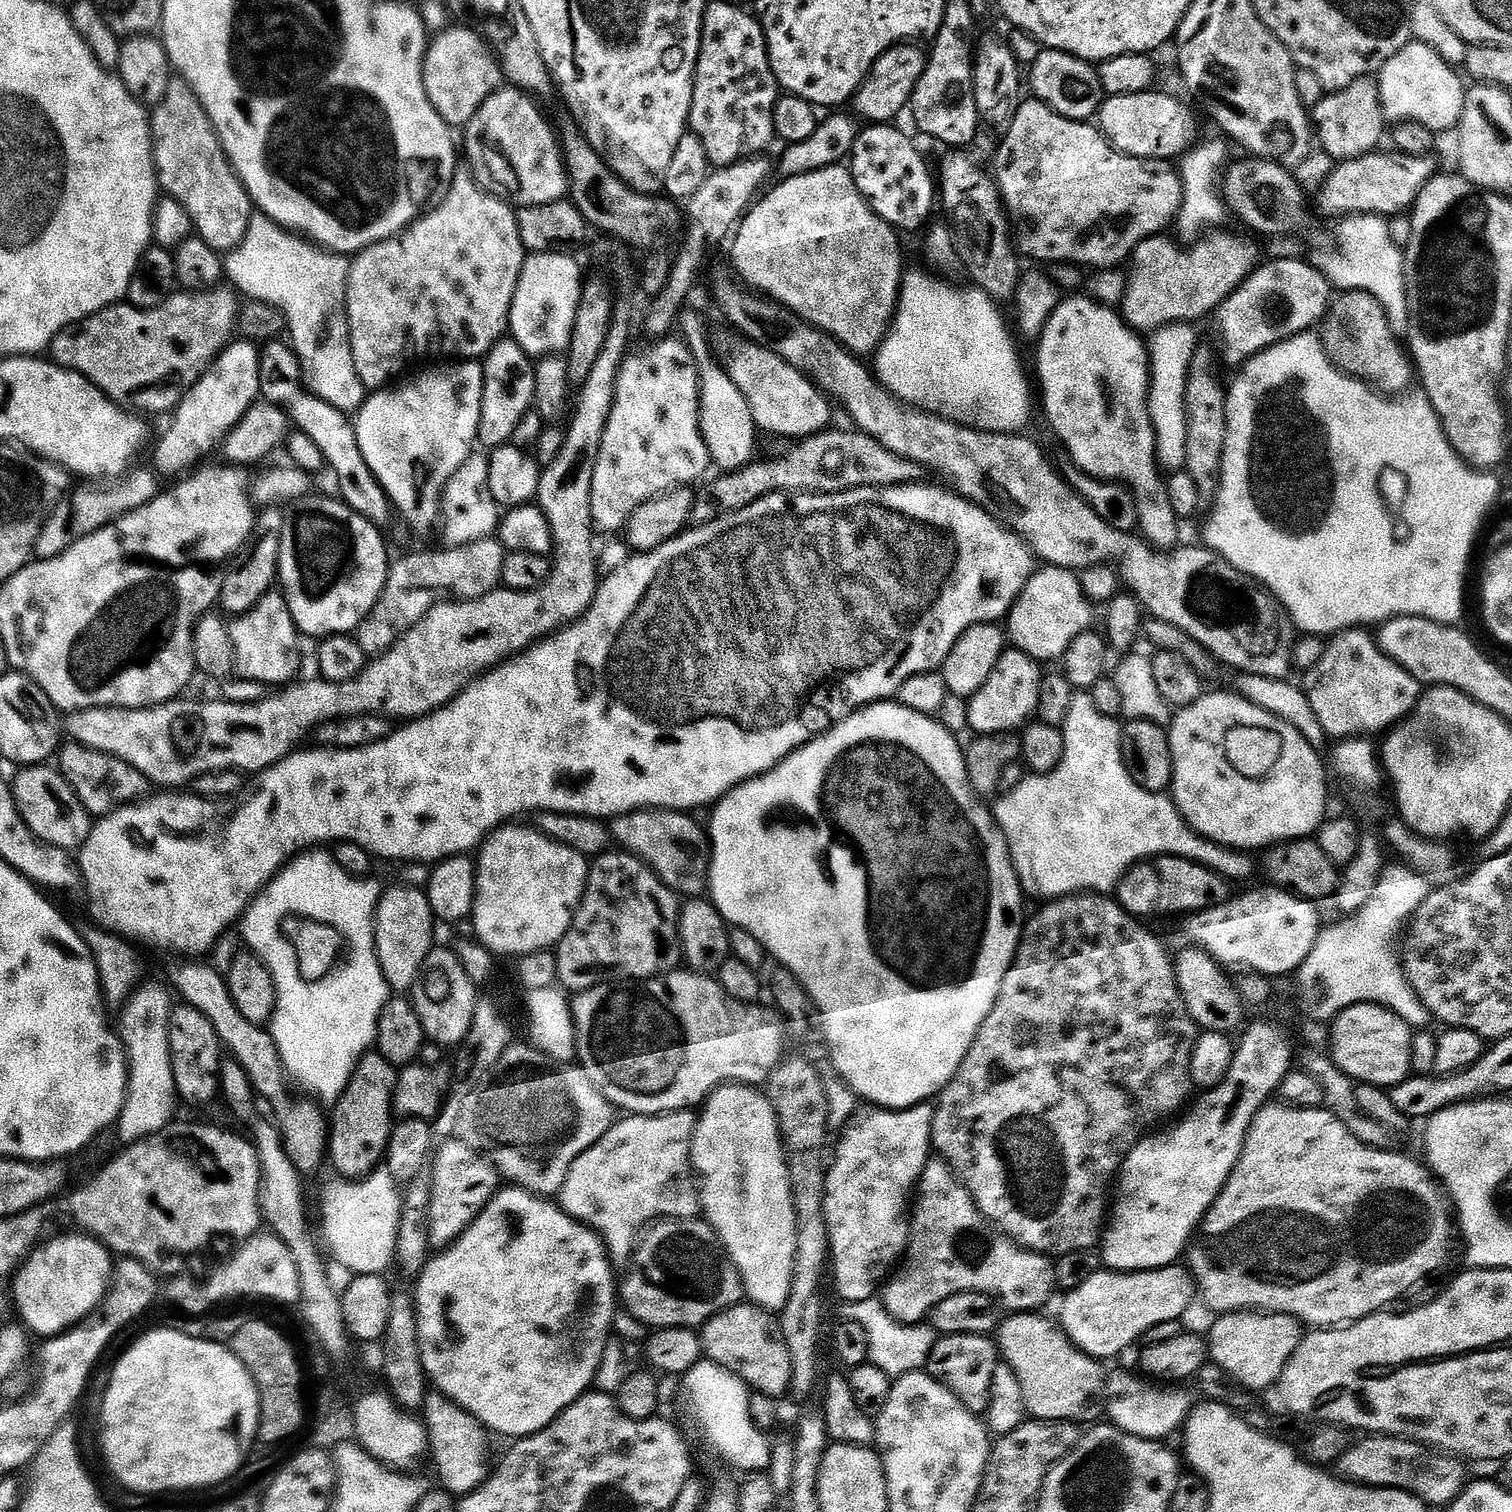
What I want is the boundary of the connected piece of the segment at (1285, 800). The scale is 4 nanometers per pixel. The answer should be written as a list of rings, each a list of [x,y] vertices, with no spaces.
[[[1228,691],[1229,693],[1211,692],[1200,696],[1198,702],[1179,709],[1173,715],[1172,723],[1167,729],[1170,750],[1172,751],[1172,765],[1174,766],[1170,796],[1176,801],[1176,809],[1180,811],[1184,821],[1204,839],[1213,840],[1215,844],[1222,844],[1225,848],[1233,850],[1252,850],[1248,848],[1267,850],[1273,844],[1283,844],[1290,840],[1303,840],[1319,832],[1321,824],[1329,815],[1328,776],[1330,780],[1330,772],[1325,761],[1323,764],[1319,754],[1316,753],[1319,751],[1309,744],[1306,738],[1302,738],[1302,734],[1298,730],[1294,730],[1294,726],[1290,726],[1285,720],[1279,720],[1274,714],[1246,702],[1241,696],[1235,695],[1231,691]]]

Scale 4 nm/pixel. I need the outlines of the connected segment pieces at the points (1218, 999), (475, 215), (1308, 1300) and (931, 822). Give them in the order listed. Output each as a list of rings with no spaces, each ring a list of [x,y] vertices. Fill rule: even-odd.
[[[1188,946],[1185,949],[1185,952],[1180,957],[1177,955],[1174,960],[1176,981],[1186,1010],[1192,1015],[1197,1029],[1225,1034],[1239,1033],[1246,1024],[1246,1019],[1244,1020],[1246,1009],[1233,977],[1230,978],[1224,973],[1227,971],[1221,967],[1215,956],[1210,956],[1195,946]]]
[[[468,170],[457,171],[439,200],[431,211],[413,220],[403,234],[370,245],[355,253],[351,261],[346,294],[348,325],[354,366],[365,389],[385,387],[395,372],[427,352],[440,356],[436,358],[479,361],[509,331],[508,315],[526,259],[513,205],[481,186]]]
[[[1272,1107],[1261,1108],[1255,1120],[1252,1121],[1248,1137],[1244,1140],[1240,1161],[1228,1175],[1226,1186],[1204,1216],[1202,1231],[1195,1237],[1194,1243],[1186,1252],[1187,1267],[1195,1279],[1199,1299],[1201,1301],[1204,1299],[1206,1307],[1213,1308],[1213,1313],[1216,1314],[1245,1310],[1277,1312],[1292,1316],[1295,1320],[1299,1320],[1301,1325],[1311,1326],[1316,1330],[1331,1330],[1337,1326],[1347,1326],[1355,1321],[1364,1320],[1367,1316],[1387,1309],[1392,1306],[1388,1304],[1394,1303],[1399,1296],[1406,1295],[1415,1284],[1422,1283],[1431,1272],[1436,1272],[1443,1266],[1452,1228],[1454,1232],[1454,1224],[1453,1221],[1452,1224],[1448,1221],[1450,1208],[1433,1173],[1421,1161],[1420,1165],[1418,1161],[1411,1160],[1400,1152],[1371,1148],[1358,1142],[1358,1138],[1354,1138],[1354,1134],[1350,1134],[1350,1130],[1342,1126],[1340,1119],[1323,1107]]]
[[[877,702],[868,705],[867,708],[859,708],[857,712],[851,712],[845,720],[838,720],[833,723],[832,727],[816,739],[811,740],[809,744],[803,744],[796,751],[791,752],[781,764],[765,772],[762,776],[756,776],[753,780],[747,780],[744,784],[733,788],[731,792],[724,795],[723,798],[716,801],[712,812],[712,825],[707,825],[706,832],[710,837],[710,859],[708,862],[708,886],[707,895],[710,897],[710,903],[720,911],[721,916],[733,929],[741,928],[744,932],[749,932],[762,947],[768,948],[768,952],[777,961],[779,967],[787,968],[802,982],[802,986],[808,991],[808,996],[814,1002],[816,1011],[820,1013],[820,1024],[824,1027],[824,1044],[830,1055],[830,1063],[838,1070],[838,1074],[846,1083],[855,1090],[857,1097],[861,1101],[878,1108],[912,1108],[915,1104],[923,1104],[939,1097],[944,1087],[954,1078],[958,1066],[966,1058],[982,1022],[994,1010],[994,1002],[1002,990],[1002,978],[1012,965],[1012,959],[1016,957],[1016,951],[1020,945],[1020,933],[1026,923],[1024,916],[1024,900],[1026,893],[1020,886],[1020,879],[1016,873],[1016,867],[1012,864],[1012,855],[1008,849],[1008,843],[1004,837],[1004,831],[996,822],[993,809],[988,808],[983,799],[977,796],[975,790],[970,786],[970,778],[966,774],[966,762],[964,761],[964,748],[959,744],[957,737],[948,732],[939,719],[918,714],[899,702]]]

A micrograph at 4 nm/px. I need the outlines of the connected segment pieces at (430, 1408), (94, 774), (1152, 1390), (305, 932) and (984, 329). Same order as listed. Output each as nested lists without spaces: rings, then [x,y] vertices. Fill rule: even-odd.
[[[429,1390],[424,1395],[424,1407],[422,1409],[422,1423],[428,1430],[428,1446],[430,1456],[436,1459],[436,1472],[440,1475],[439,1487],[445,1492],[452,1493],[453,1497],[467,1496],[474,1489],[479,1488],[490,1475],[490,1464],[488,1468],[488,1439],[490,1433],[474,1414],[462,1410],[448,1396],[441,1392]]]
[[[68,742],[59,749],[58,771],[65,782],[74,790],[78,802],[93,818],[108,816],[118,808],[135,805],[148,799],[154,785],[134,766],[122,762],[122,758],[87,748],[75,742]]]
[[[1116,1372],[1107,1377],[1104,1385],[1106,1416],[1111,1423],[1126,1434],[1143,1440],[1167,1441],[1171,1432],[1179,1433],[1194,1407],[1194,1399],[1184,1386],[1165,1386],[1143,1375],[1132,1372]]]
[[[304,850],[292,857],[287,865],[276,873],[275,878],[269,882],[260,895],[248,906],[248,911],[242,917],[244,924],[244,940],[252,955],[267,966],[274,978],[276,987],[276,1008],[272,1011],[270,1031],[272,1040],[276,1043],[276,1049],[280,1055],[280,1061],[284,1063],[284,1070],[289,1081],[292,1080],[300,1088],[305,1088],[317,1101],[329,1100],[335,1102],[346,1090],[351,1082],[354,1070],[358,1062],[375,1045],[376,1031],[378,1030],[378,1018],[380,1012],[390,999],[390,989],[386,978],[382,974],[382,966],[378,962],[376,953],[376,908],[380,904],[382,887],[376,880],[355,880],[330,853],[328,850]]]
[[[924,272],[903,273],[900,282],[900,298],[896,305],[895,317],[888,329],[888,335],[884,337],[880,347],[874,353],[876,368],[874,364],[874,375],[897,400],[911,404],[913,408],[922,408],[926,412],[937,416],[951,418],[957,422],[973,428],[979,428],[981,432],[1006,432],[1009,434],[1020,434],[1025,431],[1028,419],[1032,416],[1032,392],[1028,389],[1028,380],[1024,377],[1024,368],[1020,365],[1020,356],[1016,353],[1016,344],[1012,341],[1012,336],[1008,333],[1008,328],[1004,325],[1004,316],[999,312],[997,301],[988,296],[975,286],[968,288],[955,288],[952,284],[943,284],[940,280],[935,280],[932,276],[927,276]]]

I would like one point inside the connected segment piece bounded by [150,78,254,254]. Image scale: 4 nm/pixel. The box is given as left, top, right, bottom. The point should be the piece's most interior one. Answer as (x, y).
(191, 165)

